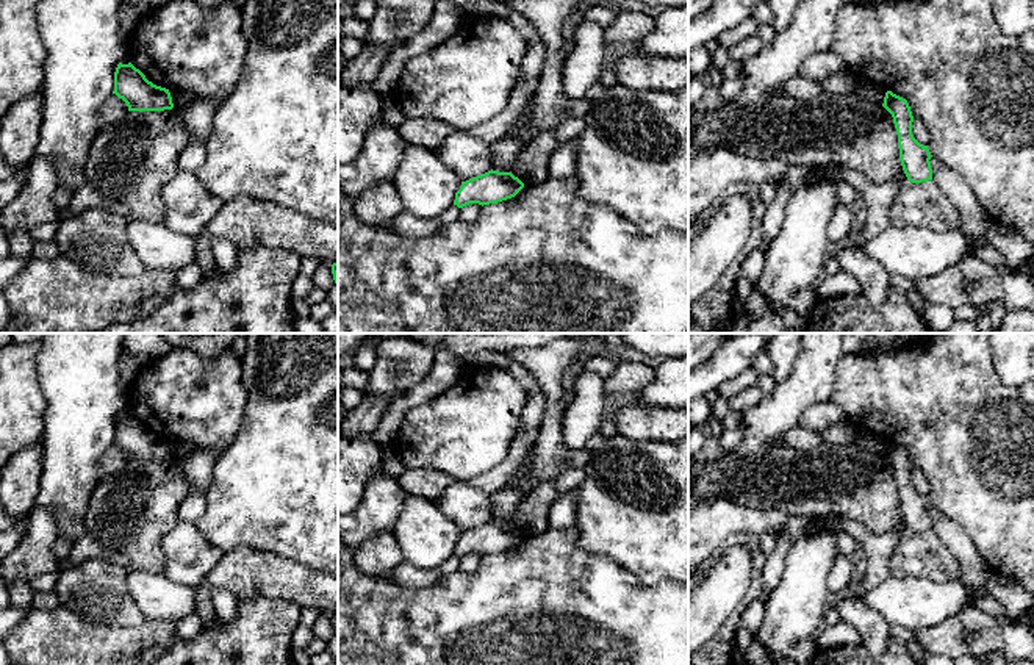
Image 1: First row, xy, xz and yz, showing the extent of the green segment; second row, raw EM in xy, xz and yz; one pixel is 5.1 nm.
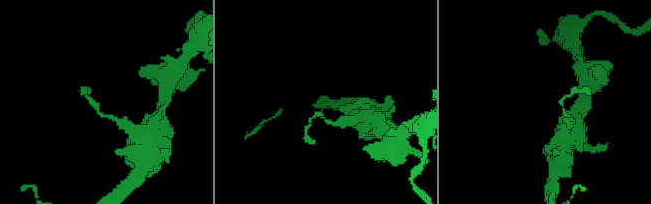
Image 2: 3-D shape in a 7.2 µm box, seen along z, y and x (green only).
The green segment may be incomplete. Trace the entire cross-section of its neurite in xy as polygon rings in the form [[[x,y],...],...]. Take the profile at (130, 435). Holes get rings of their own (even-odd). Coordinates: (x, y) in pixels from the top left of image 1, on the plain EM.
[[[119,413],[114,422],[114,441],[128,462],[164,462],[172,460],[169,440],[153,435],[131,413]]]

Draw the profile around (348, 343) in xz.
[[[338,333],[338,355],[354,354],[364,341],[374,340],[372,333]]]

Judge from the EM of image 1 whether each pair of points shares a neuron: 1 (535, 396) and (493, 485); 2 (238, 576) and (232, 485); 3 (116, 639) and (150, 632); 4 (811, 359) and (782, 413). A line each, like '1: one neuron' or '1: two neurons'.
1: one neuron
2: two neurons
3: one neuron
4: one neuron

